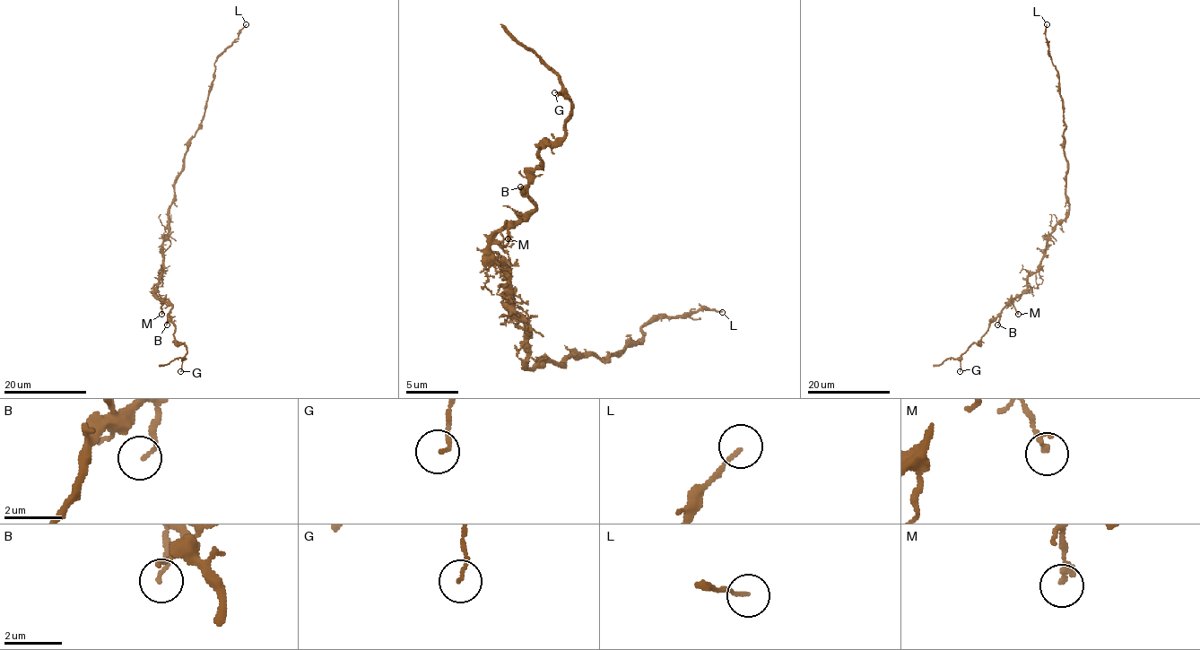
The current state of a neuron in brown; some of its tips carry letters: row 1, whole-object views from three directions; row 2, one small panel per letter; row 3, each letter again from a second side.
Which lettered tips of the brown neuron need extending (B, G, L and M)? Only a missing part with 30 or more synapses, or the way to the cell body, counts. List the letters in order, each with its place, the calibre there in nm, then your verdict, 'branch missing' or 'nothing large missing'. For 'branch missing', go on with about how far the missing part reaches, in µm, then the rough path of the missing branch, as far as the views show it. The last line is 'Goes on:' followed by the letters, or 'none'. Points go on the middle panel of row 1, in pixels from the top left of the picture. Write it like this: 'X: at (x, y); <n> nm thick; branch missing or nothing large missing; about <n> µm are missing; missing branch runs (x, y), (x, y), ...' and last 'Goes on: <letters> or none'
B: at (520, 186); 110 nm thick; nothing large missing
G: at (554, 92); 100 nm thick; nothing large missing
L: at (722, 312); 120 nm thick; nothing large missing
M: at (508, 238); 200 nm thick; nothing large missing
Goes on: none

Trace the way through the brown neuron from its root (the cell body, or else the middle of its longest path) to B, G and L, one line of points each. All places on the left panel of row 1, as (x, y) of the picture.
B: (169, 223), (169, 234), (162, 244), (162, 273), (154, 292), (171, 306), (167, 324)
G: (169, 223), (162, 273), (154, 293), (171, 306), (174, 337), (186, 347), (180, 371)
L: (169, 223), (175, 180), (182, 168), (187, 142), (202, 120), (214, 64), (246, 24)

